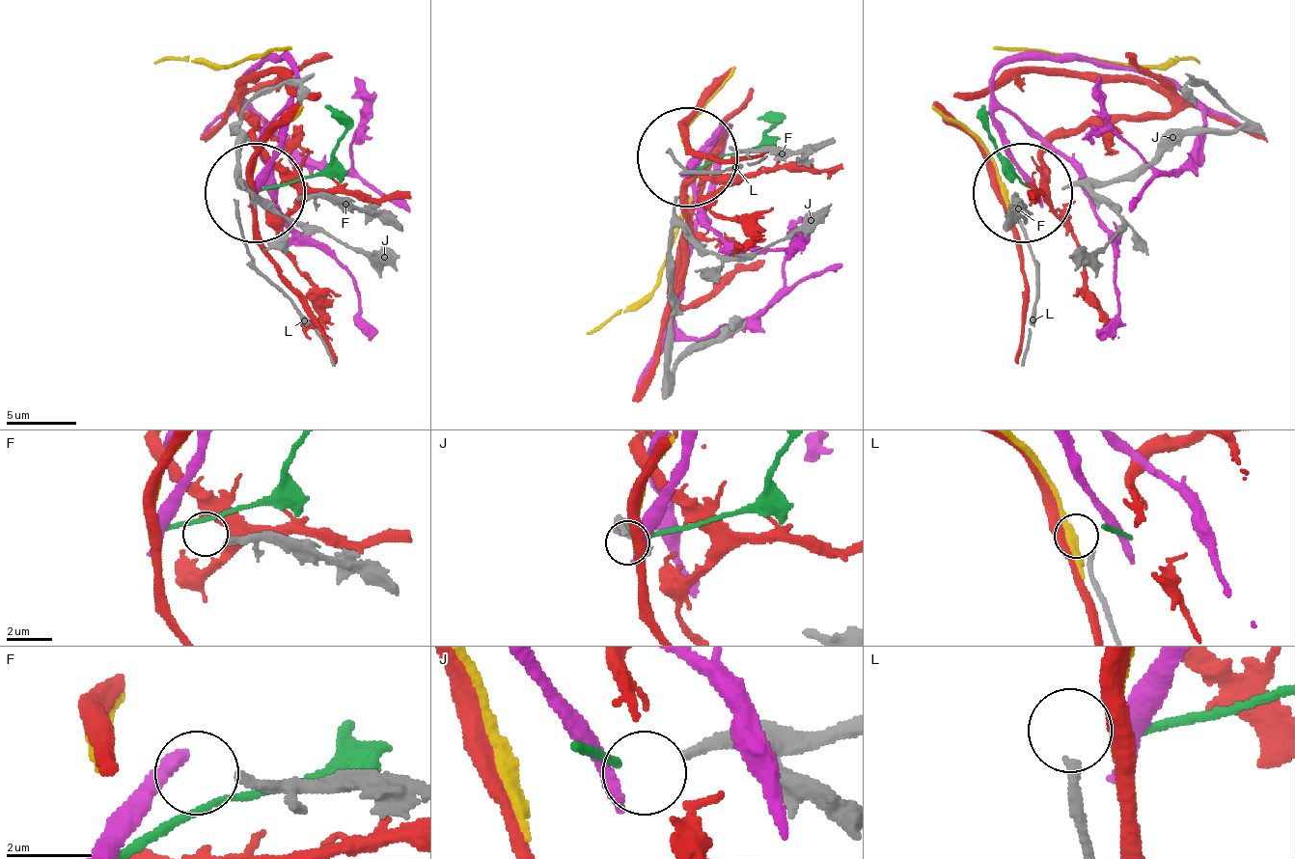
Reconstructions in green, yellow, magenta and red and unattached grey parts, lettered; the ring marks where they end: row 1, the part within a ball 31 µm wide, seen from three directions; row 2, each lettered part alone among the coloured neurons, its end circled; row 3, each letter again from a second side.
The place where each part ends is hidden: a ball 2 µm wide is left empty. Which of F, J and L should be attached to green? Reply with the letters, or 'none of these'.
J

